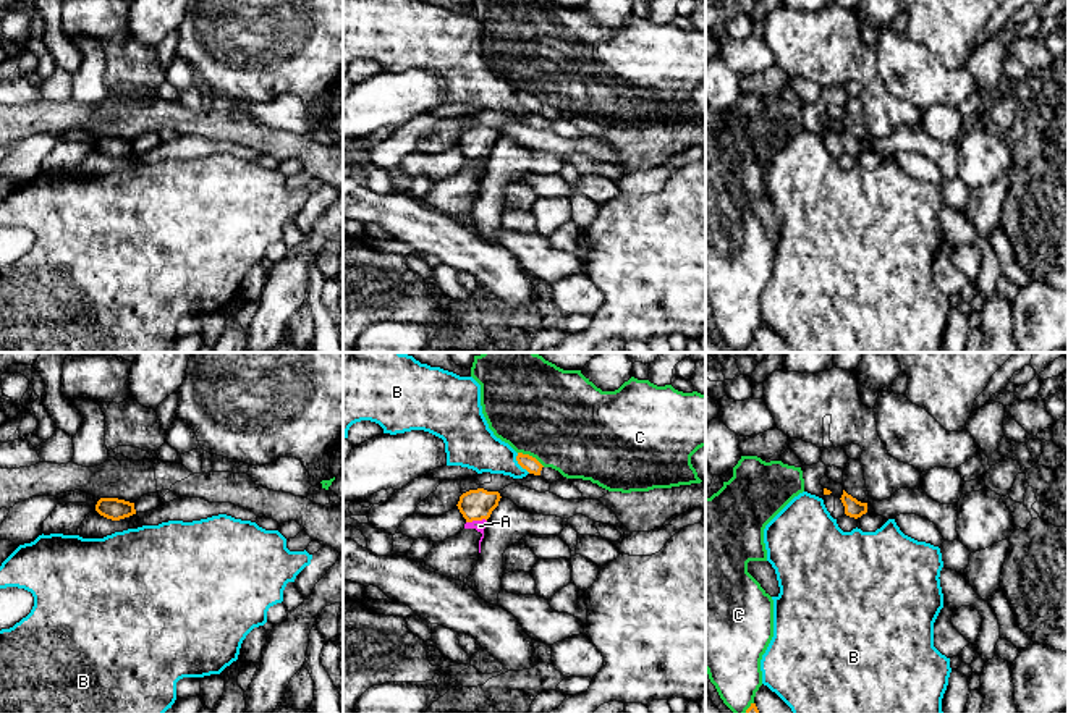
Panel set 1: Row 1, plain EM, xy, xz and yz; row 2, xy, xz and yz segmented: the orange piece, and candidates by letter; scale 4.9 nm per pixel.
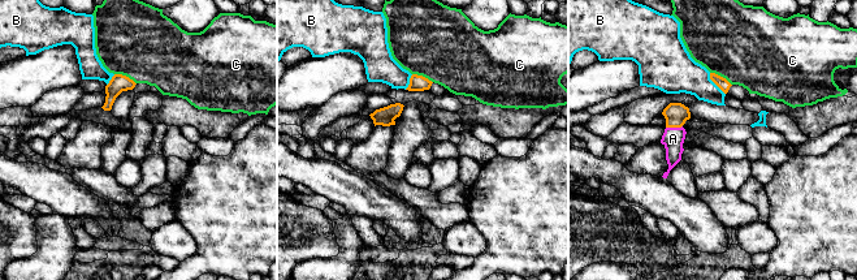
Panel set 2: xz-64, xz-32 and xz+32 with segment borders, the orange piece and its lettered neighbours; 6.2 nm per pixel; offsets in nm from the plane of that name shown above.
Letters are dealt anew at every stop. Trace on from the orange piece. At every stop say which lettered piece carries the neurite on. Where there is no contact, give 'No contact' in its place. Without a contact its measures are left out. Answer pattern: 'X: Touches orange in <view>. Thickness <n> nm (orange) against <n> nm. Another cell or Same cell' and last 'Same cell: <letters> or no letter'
A: Touches orange in xz. Thickness 160 nm (orange) against 60 nm. Same cell
B: Touches orange in xz. Thickness 80 nm (orange) against 220 nm. Another cell
C: Touches orange in xz. Thickness 80 nm (orange) against 480 nm. Another cell
Same cell: A

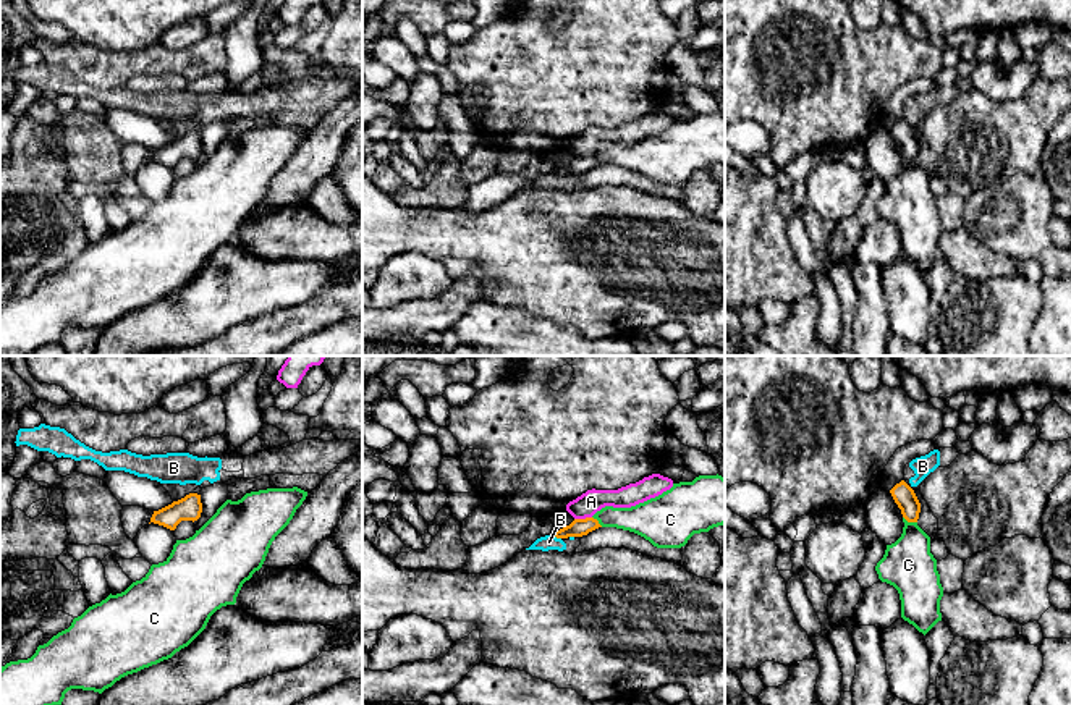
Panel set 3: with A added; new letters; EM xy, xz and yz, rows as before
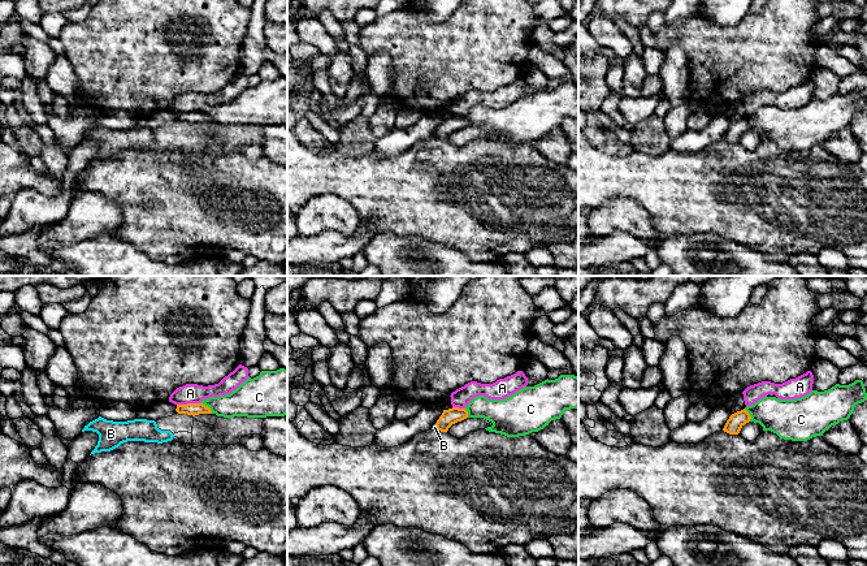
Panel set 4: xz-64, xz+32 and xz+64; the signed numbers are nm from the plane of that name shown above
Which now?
A: Touches orange in xz. Thickness 90 nm (orange) against 120 nm. Another cell
B: Touches orange in xz. Thickness 90 nm (orange) against 80 nm. Another cell
C: Touches orange in yz. Thickness 110 nm (orange) against 260 nm. Another cell
Same cell: no letter

